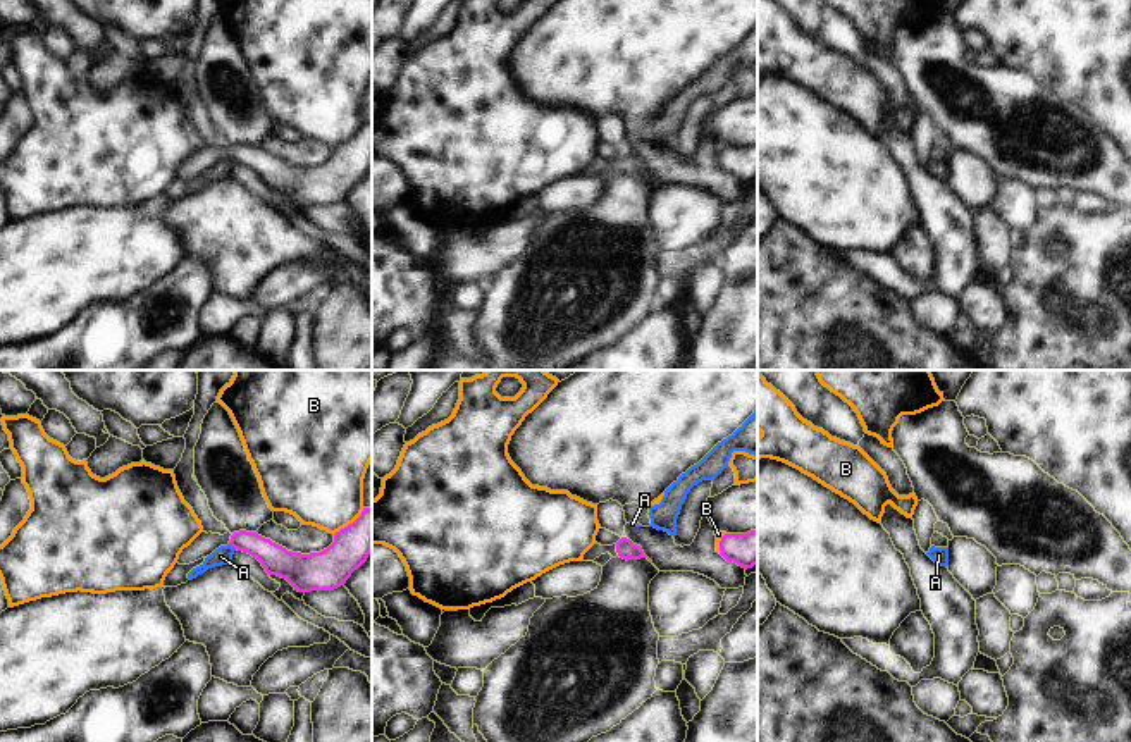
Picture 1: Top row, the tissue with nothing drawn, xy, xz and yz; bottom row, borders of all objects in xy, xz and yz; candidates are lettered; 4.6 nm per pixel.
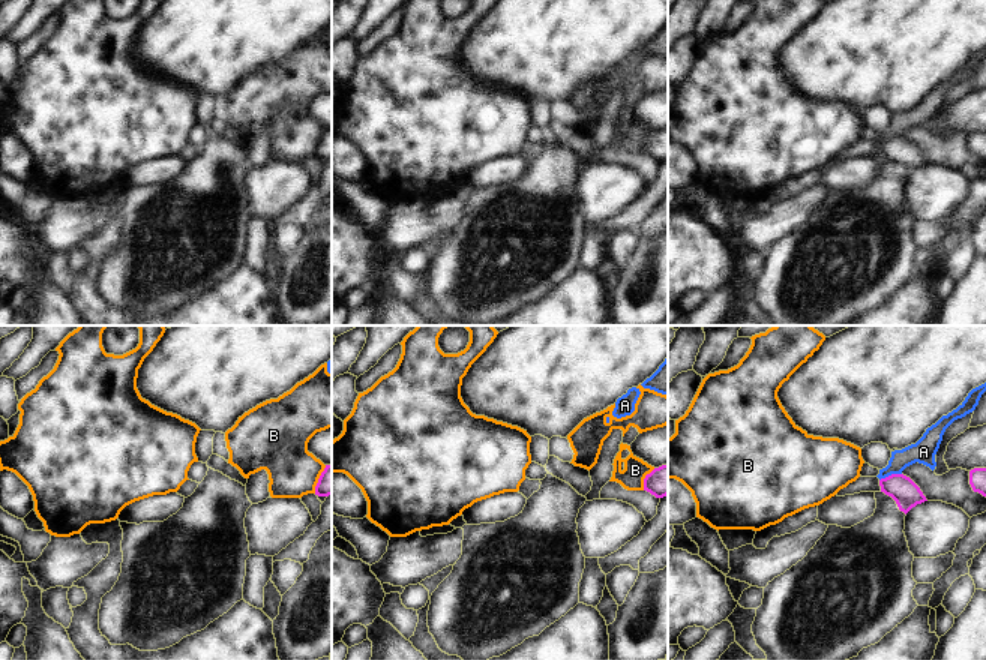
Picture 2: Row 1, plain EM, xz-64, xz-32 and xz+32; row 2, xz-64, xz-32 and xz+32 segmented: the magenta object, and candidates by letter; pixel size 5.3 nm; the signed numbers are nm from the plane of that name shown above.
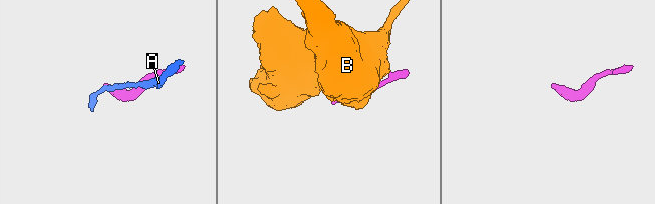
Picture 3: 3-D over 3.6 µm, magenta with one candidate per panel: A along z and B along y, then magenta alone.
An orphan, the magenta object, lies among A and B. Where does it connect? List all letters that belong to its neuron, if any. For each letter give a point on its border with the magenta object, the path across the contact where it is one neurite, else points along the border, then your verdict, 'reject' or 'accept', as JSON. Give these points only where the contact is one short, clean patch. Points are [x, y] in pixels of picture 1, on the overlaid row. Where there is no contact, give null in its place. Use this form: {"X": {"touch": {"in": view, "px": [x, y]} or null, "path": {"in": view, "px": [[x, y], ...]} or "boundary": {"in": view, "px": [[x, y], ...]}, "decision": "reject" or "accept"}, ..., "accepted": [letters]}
{"A": {"touch": {"in": "xy", "px": [231, 544]}, "boundary": {"in": "xy", "px": [[229, 543], [234, 550]]}, "decision": "reject"}, "B": {"touch": {"in": "xy", "px": [350, 524]}, "boundary": {"in": "xy", "px": [[364, 508], [334, 534]]}, "decision": "reject"}, "accepted": []}

